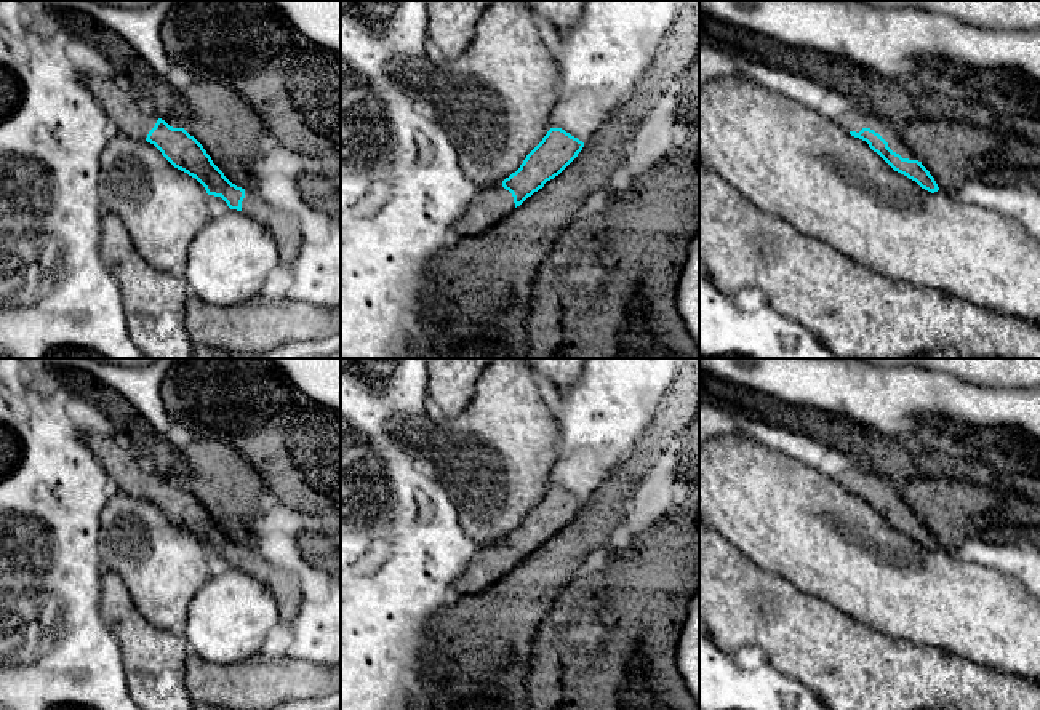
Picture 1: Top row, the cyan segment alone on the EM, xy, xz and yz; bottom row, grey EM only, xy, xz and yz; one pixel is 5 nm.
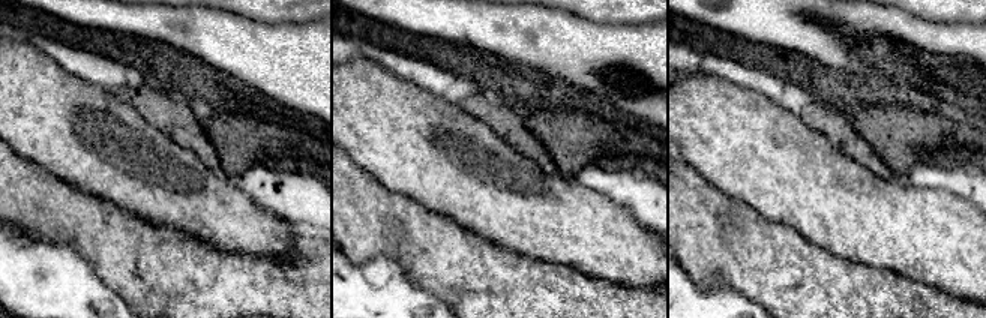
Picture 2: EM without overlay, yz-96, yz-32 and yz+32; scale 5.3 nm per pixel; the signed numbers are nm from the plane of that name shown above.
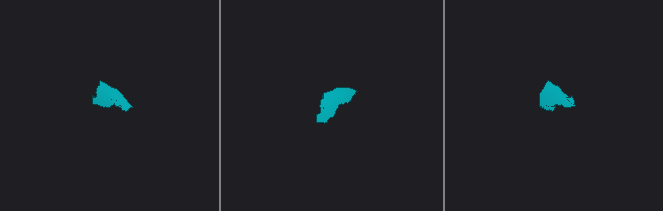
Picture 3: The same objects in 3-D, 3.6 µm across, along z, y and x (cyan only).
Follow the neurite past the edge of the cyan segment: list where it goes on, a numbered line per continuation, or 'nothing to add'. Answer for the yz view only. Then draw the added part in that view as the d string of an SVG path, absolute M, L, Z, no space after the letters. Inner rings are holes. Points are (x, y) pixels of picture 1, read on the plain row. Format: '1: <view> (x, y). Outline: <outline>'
1: yz (853, 477). Outline: M851 464L840 475L838 483L848 491L850 489L859 491L862 486L870 486L888 501L888 505L893 510L899 512L902 517L917 518L917 515L904 502L904 499L901 496L901 489L894 483L890 483L888 480L885 480L878 475L869 475L854 464Z

